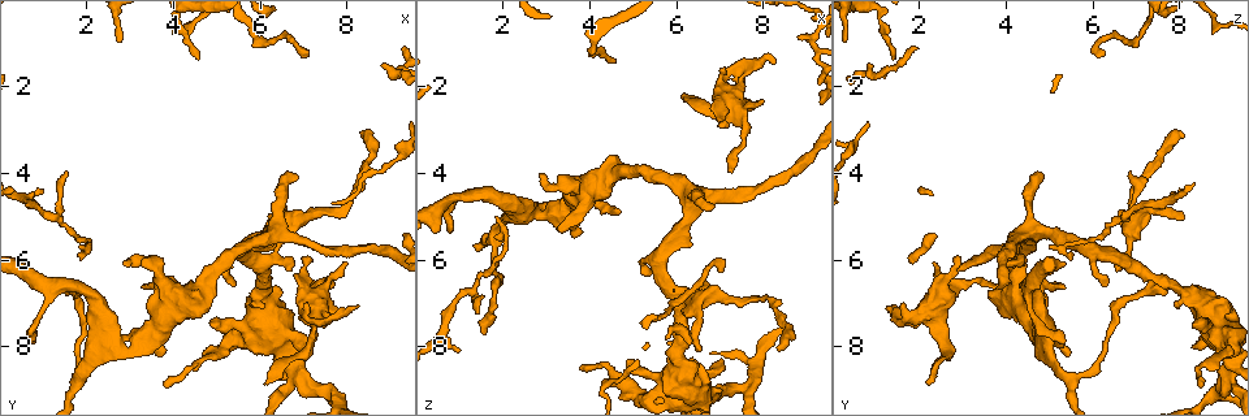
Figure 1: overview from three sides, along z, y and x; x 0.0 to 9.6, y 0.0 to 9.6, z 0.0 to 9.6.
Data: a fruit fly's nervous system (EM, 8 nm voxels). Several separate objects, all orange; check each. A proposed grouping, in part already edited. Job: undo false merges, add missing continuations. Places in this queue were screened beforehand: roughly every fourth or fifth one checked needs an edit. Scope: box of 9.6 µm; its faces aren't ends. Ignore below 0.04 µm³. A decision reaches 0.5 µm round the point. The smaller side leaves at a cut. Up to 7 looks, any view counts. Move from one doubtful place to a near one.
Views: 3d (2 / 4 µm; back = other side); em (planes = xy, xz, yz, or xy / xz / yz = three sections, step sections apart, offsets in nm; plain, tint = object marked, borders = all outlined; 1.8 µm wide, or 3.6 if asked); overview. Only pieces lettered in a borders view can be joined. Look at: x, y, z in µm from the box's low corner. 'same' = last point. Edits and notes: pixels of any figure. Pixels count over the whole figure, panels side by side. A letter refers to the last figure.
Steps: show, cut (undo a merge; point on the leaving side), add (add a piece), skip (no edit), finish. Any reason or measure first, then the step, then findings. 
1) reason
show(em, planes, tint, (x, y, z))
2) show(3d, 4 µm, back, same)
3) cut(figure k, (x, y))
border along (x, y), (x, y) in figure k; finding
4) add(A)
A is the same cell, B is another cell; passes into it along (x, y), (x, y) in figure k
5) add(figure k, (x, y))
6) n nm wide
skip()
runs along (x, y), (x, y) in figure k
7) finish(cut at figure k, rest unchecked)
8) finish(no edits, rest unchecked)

thin end
show(em, xy, step 4, borders, (6.15, 8.85, 2.15))

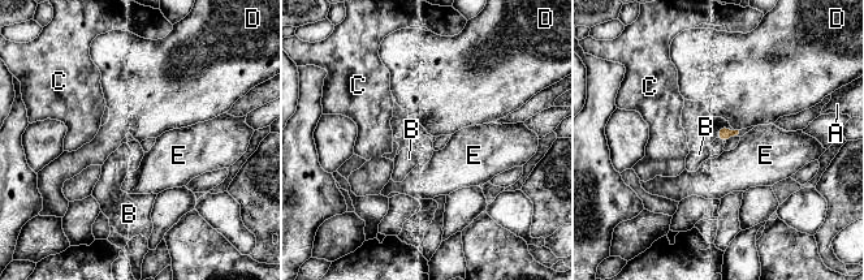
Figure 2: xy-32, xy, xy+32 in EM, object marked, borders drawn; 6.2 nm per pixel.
show(em, planes, borders, same)

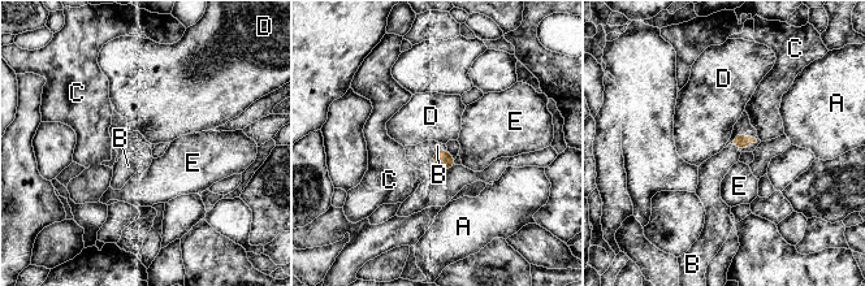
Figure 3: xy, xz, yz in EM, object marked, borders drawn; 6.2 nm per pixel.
add(B)
B is the same cell, A, C, D and E are other cells; it goes on there

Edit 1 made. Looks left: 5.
a fork
show(3d, 4 µm, (4.35, 6.90, 4.20))

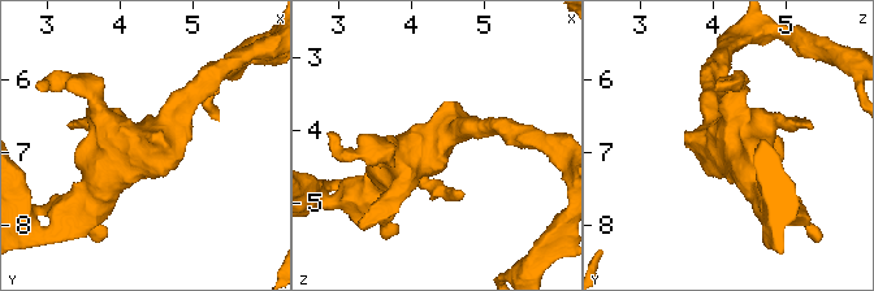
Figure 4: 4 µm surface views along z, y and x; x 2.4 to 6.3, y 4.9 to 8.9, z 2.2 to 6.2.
show(em, planes, borders, (4.30, 6.80, 4.15))

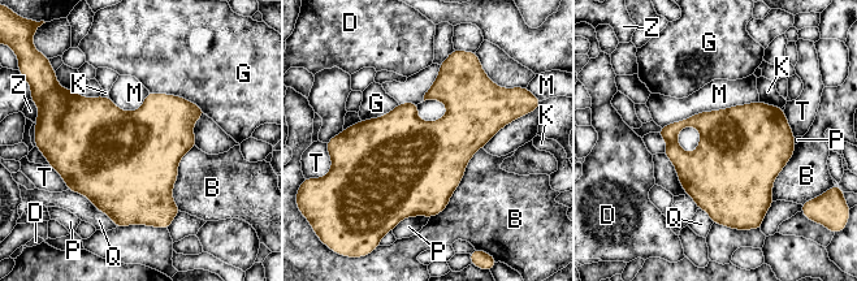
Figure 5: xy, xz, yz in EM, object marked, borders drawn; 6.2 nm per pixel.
skip()
B, D, G, K, M, P, Q, T and Z are other cells; border along (758, 100), (701, 111), (661, 128) in figure 5; all the same cell

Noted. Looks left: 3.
sudden change in width
show(em, xy, step 4, tint, (2.45, 7.75, 4.90))

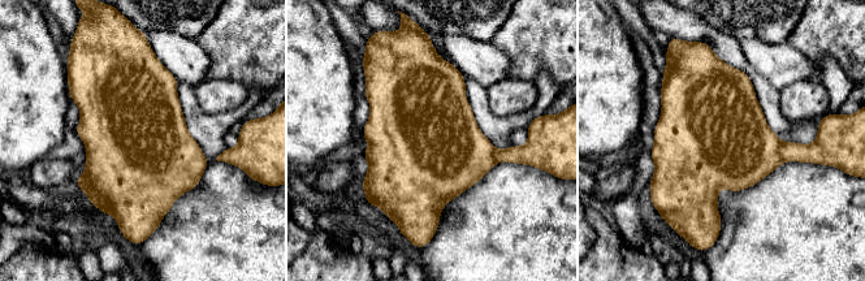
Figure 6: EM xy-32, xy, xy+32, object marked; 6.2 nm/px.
show(em, planes, tint, same)

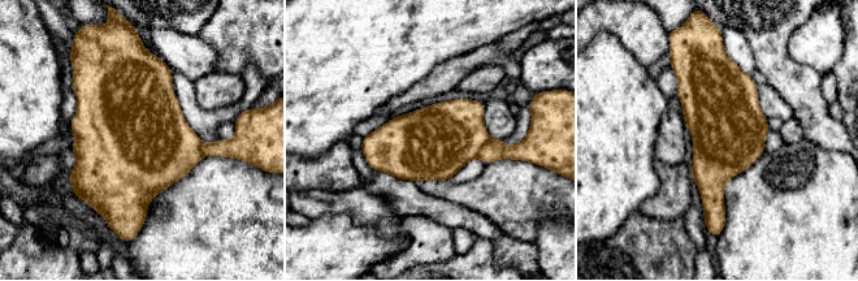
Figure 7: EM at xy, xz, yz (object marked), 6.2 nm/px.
show(em, planes, borders, same)

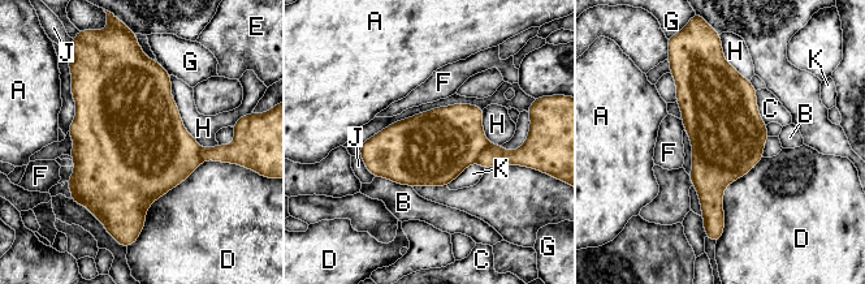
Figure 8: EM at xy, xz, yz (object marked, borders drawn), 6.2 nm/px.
skip()
A, B, C, D, E, F, G, H, J and K are other cells; border along (680, 120), (684, 128) in figure 8; one cell here

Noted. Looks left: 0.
finish(add at figure 3, rest unchecked)

